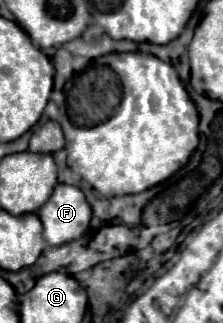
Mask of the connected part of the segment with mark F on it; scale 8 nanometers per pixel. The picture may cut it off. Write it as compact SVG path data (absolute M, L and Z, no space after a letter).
M58 184L50 200L38 210L38 216L44 226L44 242L48 246L62 246L86 232L92 210L80 188Z

